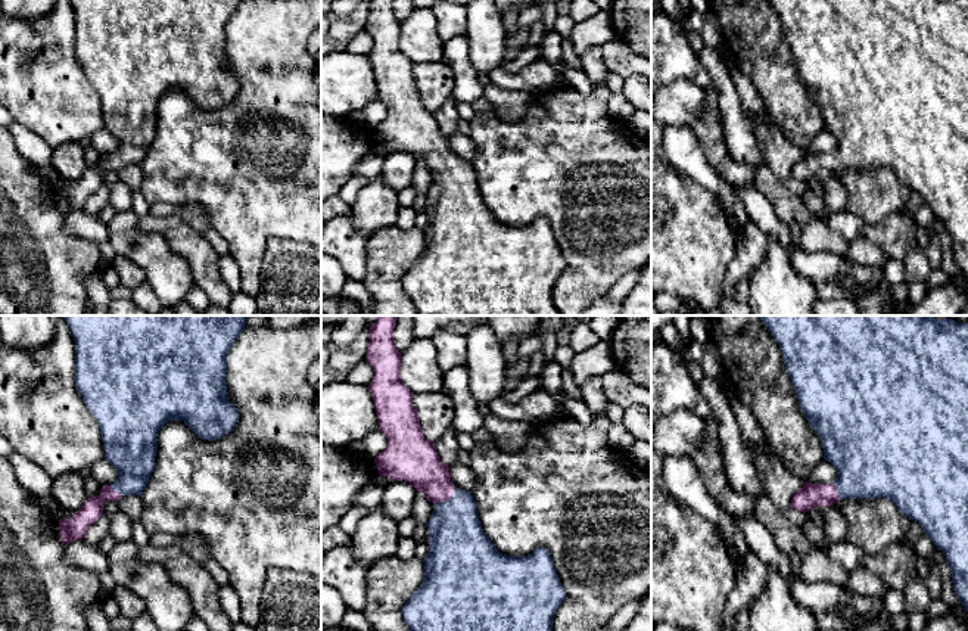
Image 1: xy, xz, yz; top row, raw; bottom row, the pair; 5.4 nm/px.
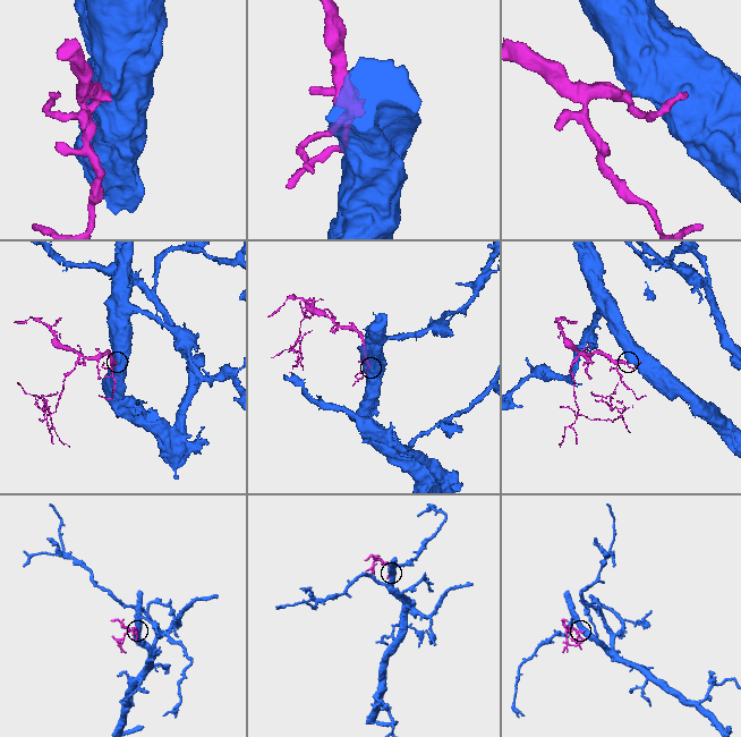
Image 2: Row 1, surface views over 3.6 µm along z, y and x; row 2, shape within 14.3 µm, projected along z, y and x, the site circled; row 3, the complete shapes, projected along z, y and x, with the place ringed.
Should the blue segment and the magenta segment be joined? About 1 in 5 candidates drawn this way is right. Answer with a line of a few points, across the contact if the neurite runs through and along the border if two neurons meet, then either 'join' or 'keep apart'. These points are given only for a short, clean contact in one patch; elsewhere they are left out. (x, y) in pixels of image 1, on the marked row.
line xz (458, 544), (454, 507), (447, 500), (435, 481), (419, 465); join

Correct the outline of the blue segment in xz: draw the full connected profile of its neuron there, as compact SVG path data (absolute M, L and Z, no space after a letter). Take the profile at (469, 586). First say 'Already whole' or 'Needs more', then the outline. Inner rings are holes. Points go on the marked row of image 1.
Needs more. M380 316L368 330L370 342L365 361L374 372L368 389L373 395L379 429L387 438L386 450L374 459L374 463L380 476L410 482L417 492L424 492L435 504L426 525L430 532L430 548L423 560L423 582L401 610L405 624L410 631L553 631L553 619L566 597L566 591L548 550L538 547L523 557L507 556L499 553L486 537L471 492L454 487L449 467L441 461L433 442L423 435L418 411L413 407L413 392L401 380L401 352L393 342L395 324L396 316Z

